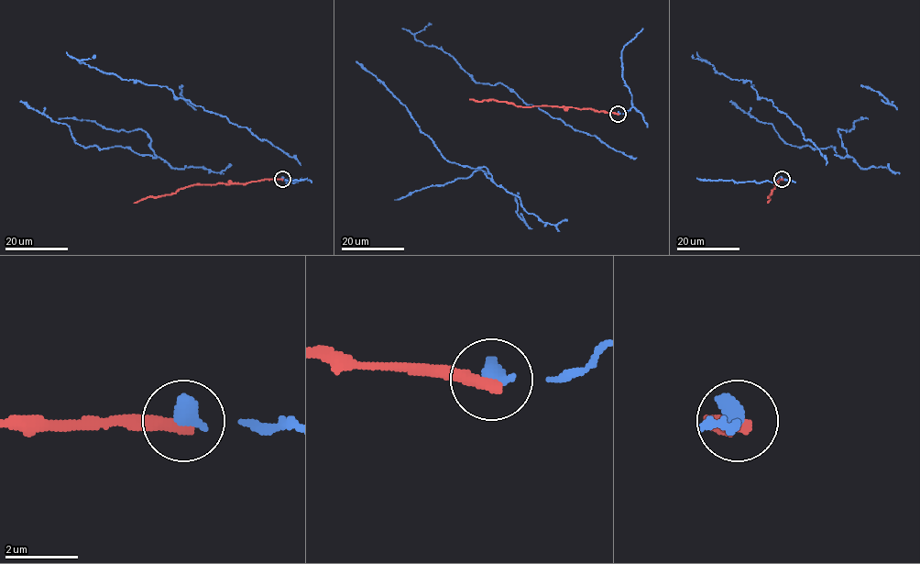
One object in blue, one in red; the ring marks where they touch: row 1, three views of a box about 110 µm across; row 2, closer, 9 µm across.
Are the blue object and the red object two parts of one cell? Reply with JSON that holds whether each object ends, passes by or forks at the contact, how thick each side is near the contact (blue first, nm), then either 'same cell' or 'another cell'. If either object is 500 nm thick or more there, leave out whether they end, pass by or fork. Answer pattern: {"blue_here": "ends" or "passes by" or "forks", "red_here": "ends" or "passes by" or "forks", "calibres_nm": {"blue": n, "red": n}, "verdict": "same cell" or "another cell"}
{"blue_here": "ends", "red_here": "ends", "calibres_nm": {"blue": 460, "red": 360}, "verdict": "another cell"}

